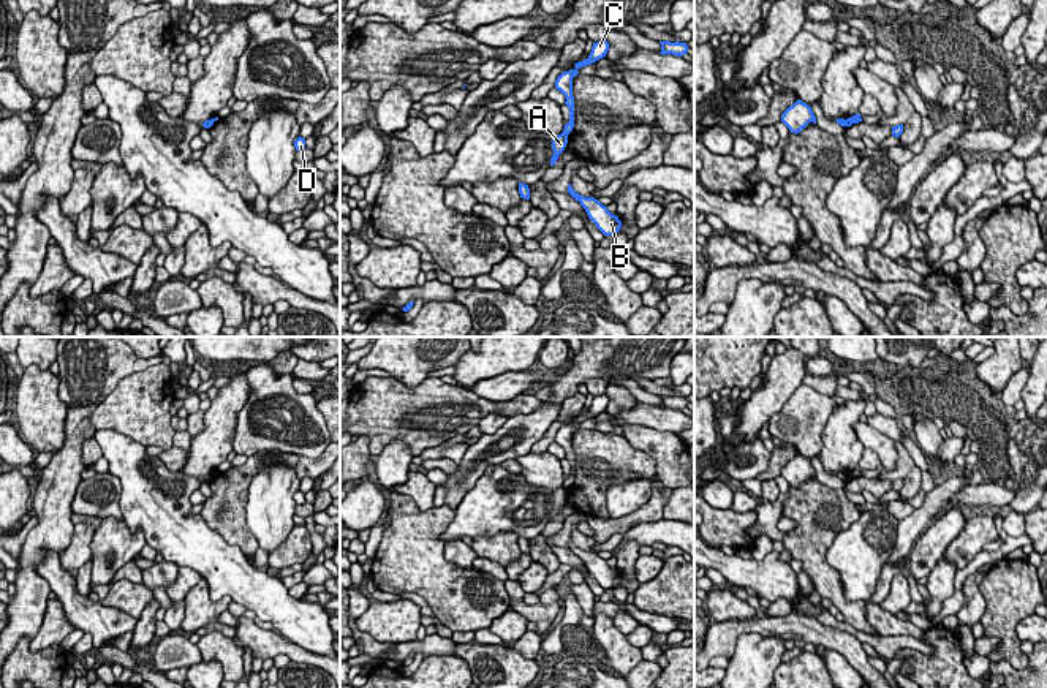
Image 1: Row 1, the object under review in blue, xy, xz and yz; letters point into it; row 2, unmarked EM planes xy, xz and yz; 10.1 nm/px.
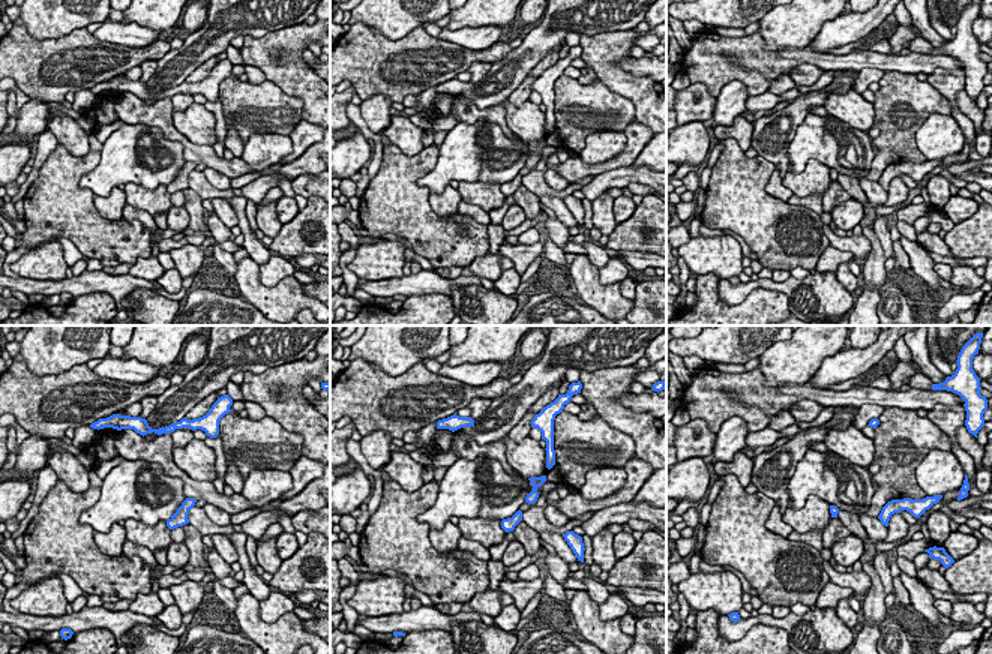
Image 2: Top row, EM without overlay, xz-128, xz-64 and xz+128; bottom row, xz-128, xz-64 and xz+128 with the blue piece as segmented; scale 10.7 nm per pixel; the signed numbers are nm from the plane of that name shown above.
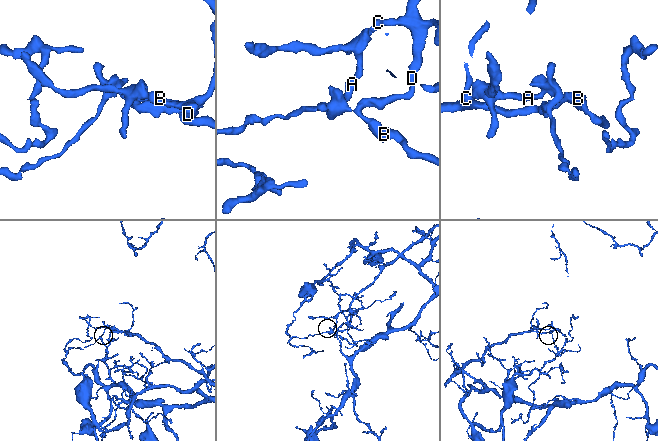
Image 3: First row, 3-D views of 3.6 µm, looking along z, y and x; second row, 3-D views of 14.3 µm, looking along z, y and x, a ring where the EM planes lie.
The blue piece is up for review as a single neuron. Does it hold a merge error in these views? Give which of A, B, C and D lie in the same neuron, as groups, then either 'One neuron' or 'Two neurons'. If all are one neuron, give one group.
Groups: A / B C D. Two neurons

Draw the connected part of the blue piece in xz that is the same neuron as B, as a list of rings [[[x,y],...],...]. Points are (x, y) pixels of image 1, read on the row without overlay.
[[[568,539],[568,547],[580,557],[580,560],[585,563],[588,573],[596,579],[596,582],[604,588],[604,590],[612,590],[620,585],[622,576],[618,574],[617,569],[612,569],[606,560],[603,560],[598,554],[595,552],[585,552],[576,547],[571,541]]]

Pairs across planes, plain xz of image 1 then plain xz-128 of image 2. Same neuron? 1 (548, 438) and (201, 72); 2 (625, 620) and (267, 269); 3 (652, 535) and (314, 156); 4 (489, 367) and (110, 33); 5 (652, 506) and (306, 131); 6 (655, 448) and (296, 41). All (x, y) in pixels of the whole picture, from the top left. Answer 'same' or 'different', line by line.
1: different
2: different
3: different
4: different
5: same
6: same

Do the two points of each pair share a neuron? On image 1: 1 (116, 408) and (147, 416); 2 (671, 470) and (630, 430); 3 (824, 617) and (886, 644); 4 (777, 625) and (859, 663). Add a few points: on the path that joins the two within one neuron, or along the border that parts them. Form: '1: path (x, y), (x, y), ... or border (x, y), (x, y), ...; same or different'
1: path (124, 408), (139, 408); same
2: path (666, 459), (641, 437); same
3: path (840, 625), (870, 639); same
4: path (797, 627), (840, 642); same

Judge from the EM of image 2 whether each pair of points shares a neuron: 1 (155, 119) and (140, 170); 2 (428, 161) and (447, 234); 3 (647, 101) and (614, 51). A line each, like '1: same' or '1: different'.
1: different
2: same
3: same

